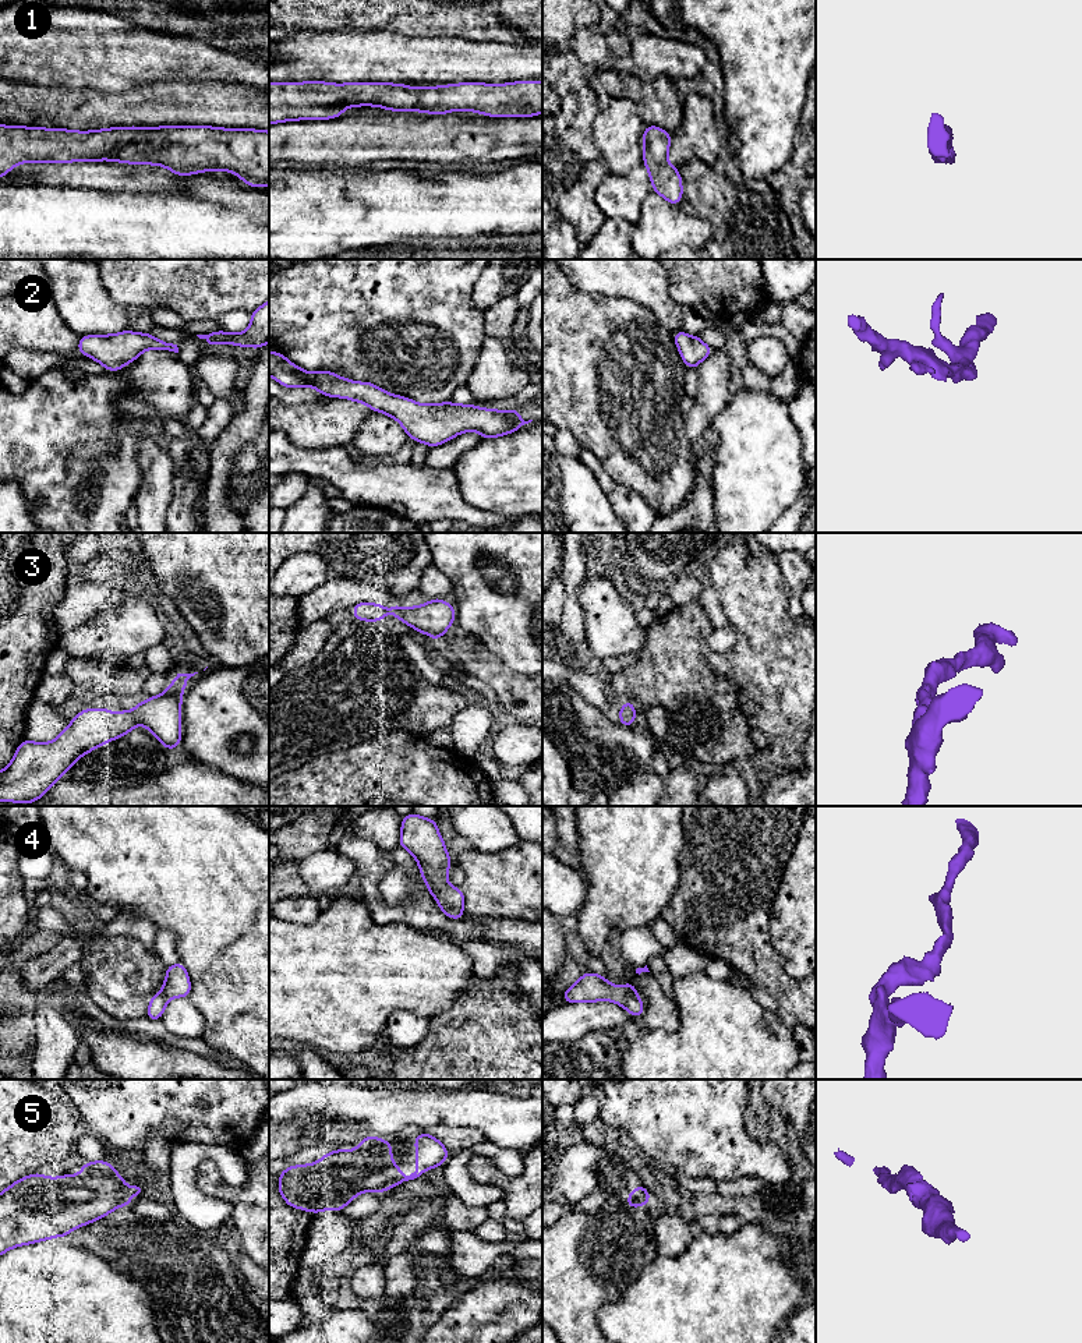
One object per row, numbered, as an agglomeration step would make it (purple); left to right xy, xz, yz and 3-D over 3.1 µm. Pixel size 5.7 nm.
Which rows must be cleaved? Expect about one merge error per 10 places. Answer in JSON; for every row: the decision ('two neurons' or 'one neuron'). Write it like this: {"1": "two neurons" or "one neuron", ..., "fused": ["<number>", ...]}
{"1": "one neuron", "2": "one neuron", "3": "one neuron", "4": "one neuron", "5": "one neuron", "fused": []}

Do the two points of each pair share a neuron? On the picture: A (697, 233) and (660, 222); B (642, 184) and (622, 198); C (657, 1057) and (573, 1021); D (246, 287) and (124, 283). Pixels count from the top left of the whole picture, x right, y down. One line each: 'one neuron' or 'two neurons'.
A: one neuron
B: one neuron
C: two neurons
D: one neuron

